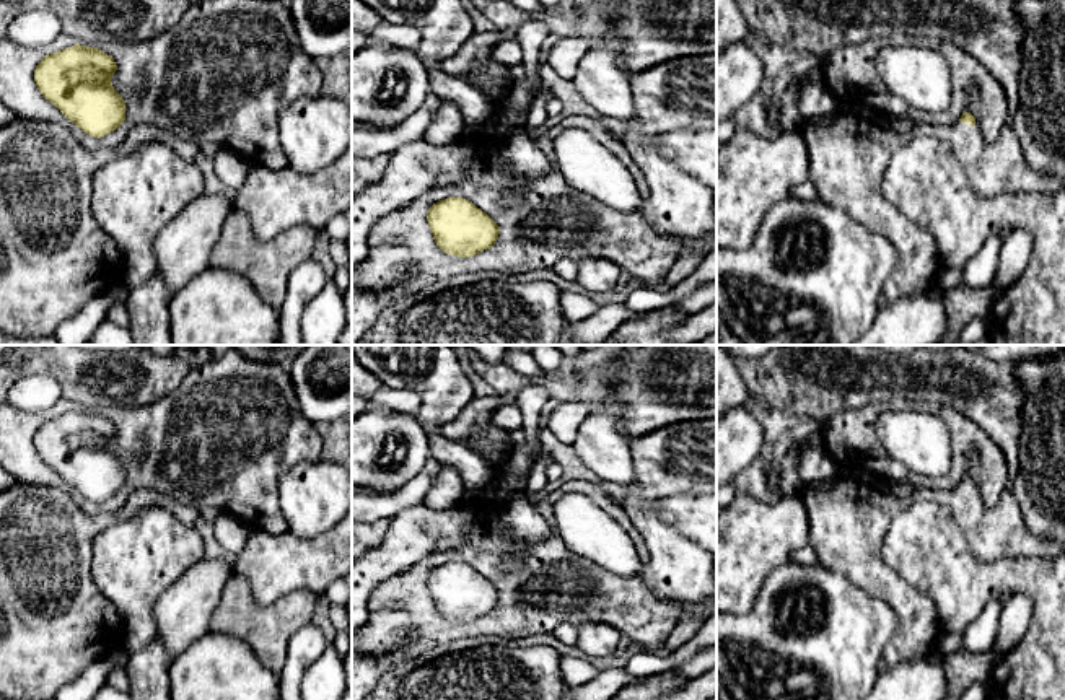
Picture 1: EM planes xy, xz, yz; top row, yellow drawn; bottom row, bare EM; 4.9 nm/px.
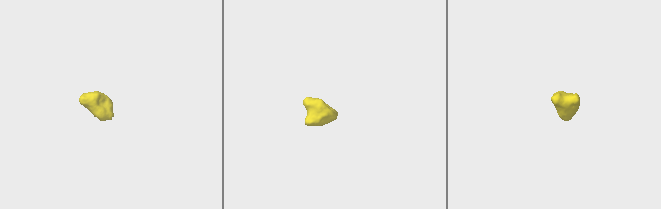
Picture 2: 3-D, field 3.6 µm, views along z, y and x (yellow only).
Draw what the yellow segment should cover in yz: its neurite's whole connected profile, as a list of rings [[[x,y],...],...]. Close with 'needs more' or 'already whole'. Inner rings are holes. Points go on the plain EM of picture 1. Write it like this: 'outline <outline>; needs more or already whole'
outline [[[835,475],[803,483],[796,495],[806,508],[808,540],[817,562],[845,575],[896,612],[897,627],[883,651],[879,672],[925,656],[936,648],[941,630],[933,601],[899,576],[883,557],[889,523],[910,505],[930,500],[948,506],[979,562],[1062,552],[1060,544],[1029,532],[1015,492],[1005,490],[998,503],[987,508],[971,477],[953,490],[917,487],[910,497],[897,498],[876,480]]]; needs more

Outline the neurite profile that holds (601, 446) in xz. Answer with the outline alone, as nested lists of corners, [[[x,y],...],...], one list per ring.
[[[617,397],[598,400],[580,425],[572,448],[596,477],[627,487],[633,482],[633,461],[632,436],[619,427],[625,410],[627,405]]]

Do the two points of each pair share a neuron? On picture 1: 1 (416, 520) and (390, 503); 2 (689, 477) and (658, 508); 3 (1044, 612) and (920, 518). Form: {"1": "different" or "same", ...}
{"1": "different", "2": "different", "3": "same"}

